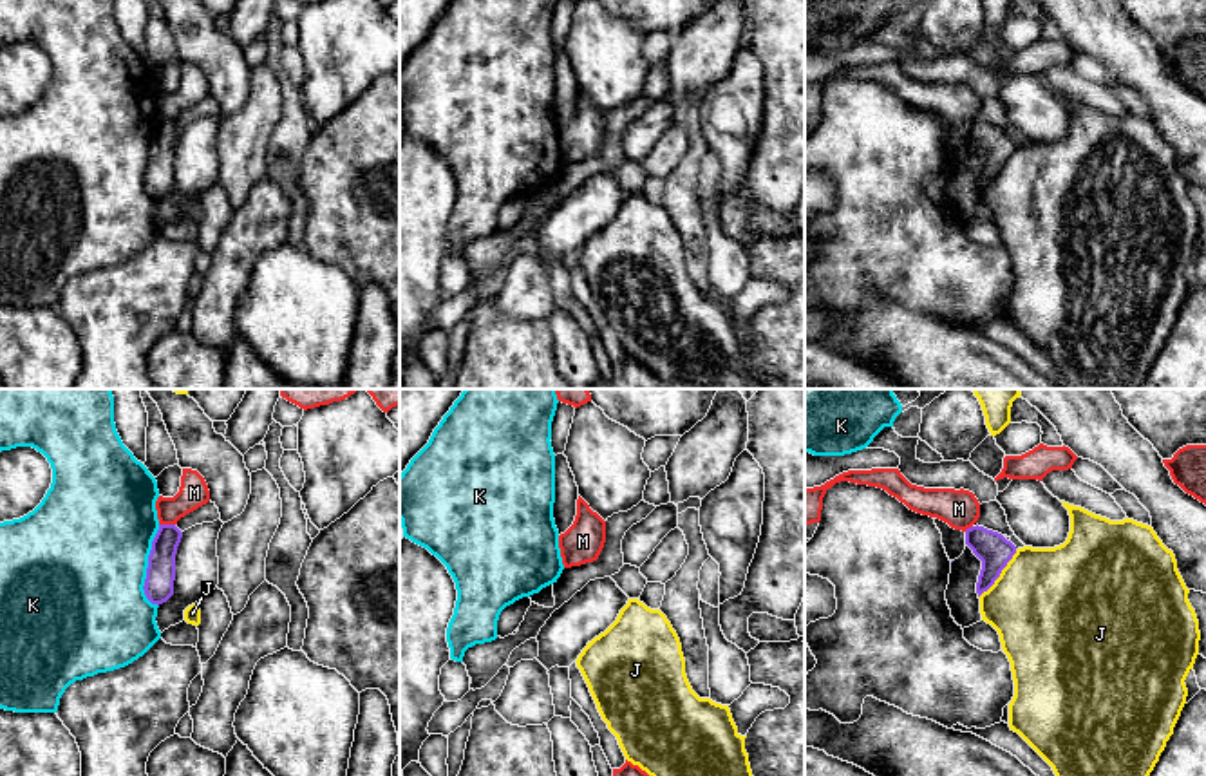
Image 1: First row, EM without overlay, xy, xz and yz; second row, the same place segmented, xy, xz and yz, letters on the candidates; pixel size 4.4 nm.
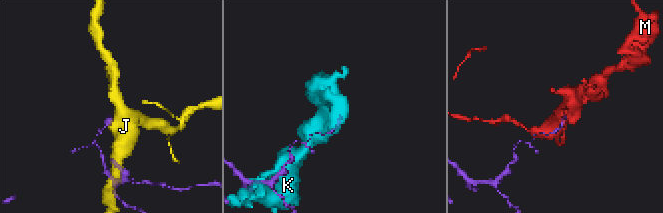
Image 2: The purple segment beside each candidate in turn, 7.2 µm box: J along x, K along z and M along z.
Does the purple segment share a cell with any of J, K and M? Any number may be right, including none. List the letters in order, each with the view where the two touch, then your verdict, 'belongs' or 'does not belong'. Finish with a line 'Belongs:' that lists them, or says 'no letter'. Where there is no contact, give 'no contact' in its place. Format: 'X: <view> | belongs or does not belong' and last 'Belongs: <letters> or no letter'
J: yz | does not belong
K: xy | does not belong
M: xy | does not belong
Belongs: no letter

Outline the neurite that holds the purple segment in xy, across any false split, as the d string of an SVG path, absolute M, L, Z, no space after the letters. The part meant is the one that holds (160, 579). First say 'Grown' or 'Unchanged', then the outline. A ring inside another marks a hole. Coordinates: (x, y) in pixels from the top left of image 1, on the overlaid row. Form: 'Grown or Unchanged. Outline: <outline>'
Unchanged. Outline: M159 525L148 555L145 595L152 604L163 604L174 595L175 554L183 532L175 525Z

